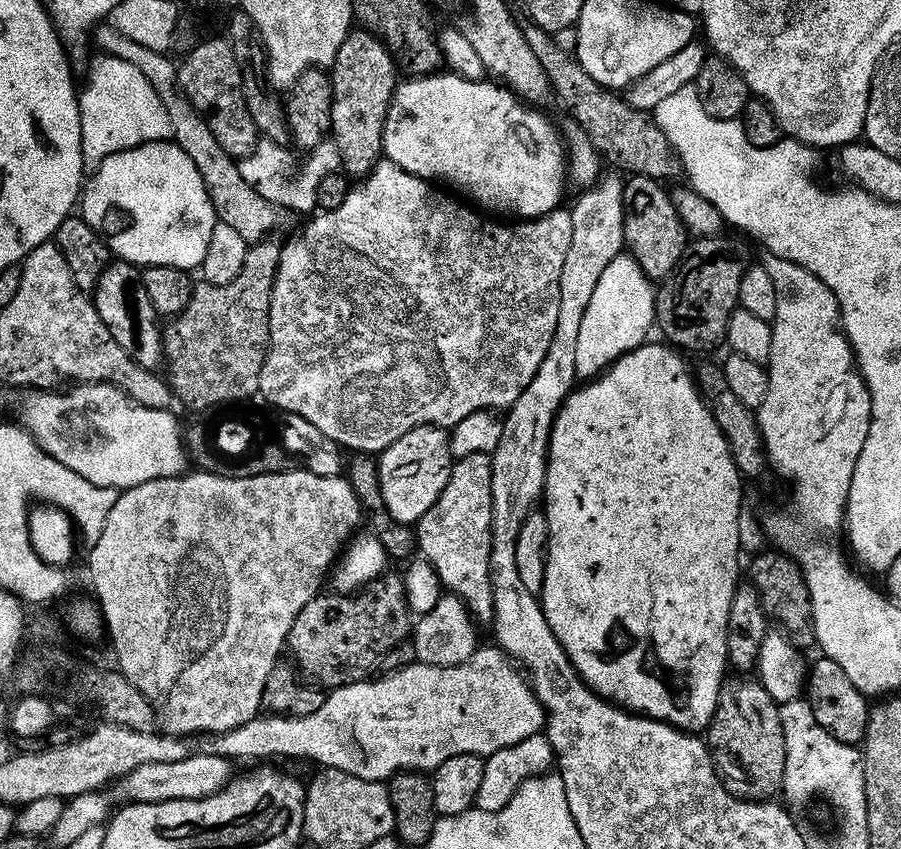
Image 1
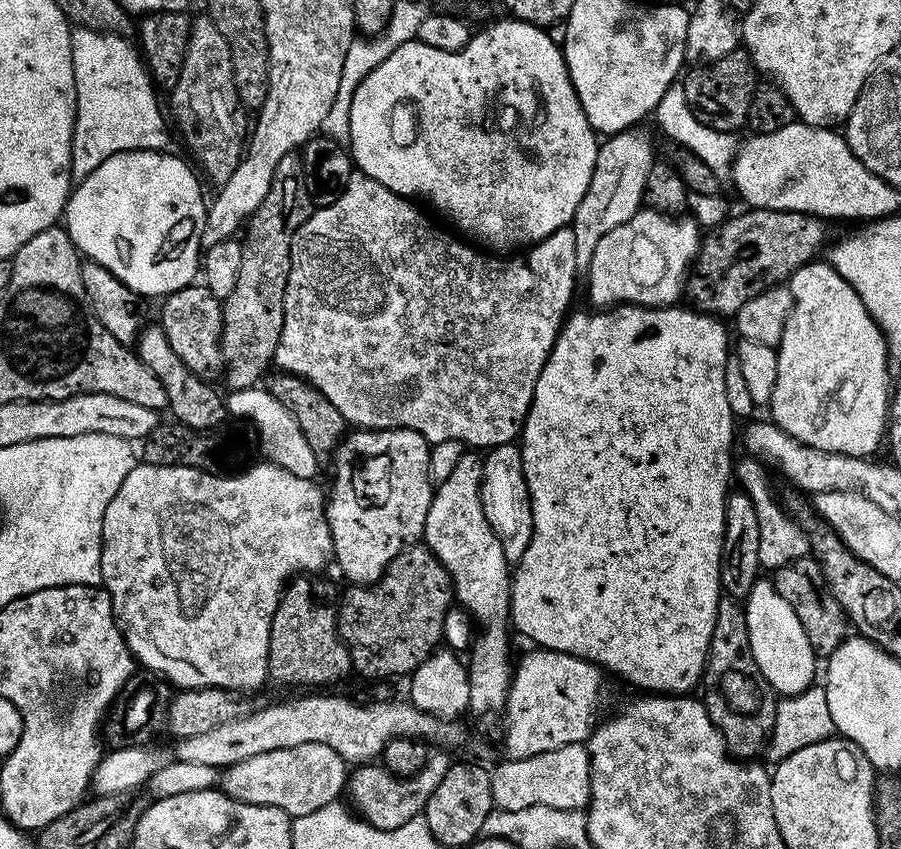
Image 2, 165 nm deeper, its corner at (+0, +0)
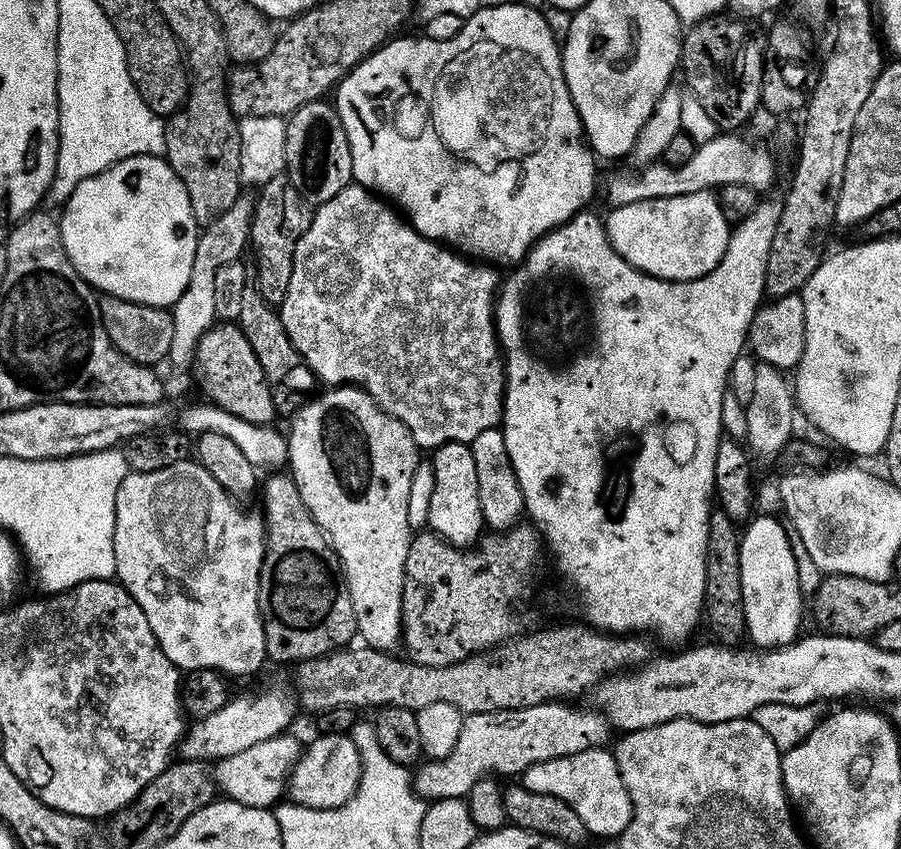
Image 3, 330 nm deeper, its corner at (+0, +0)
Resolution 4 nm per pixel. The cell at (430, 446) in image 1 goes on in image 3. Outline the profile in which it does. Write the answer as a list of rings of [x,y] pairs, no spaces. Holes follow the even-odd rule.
[[[332,386],[321,396],[313,395],[311,399],[303,403],[291,417],[292,429],[286,432],[288,441],[287,467],[290,469],[292,481],[298,486],[298,494],[302,502],[308,508],[308,512],[318,522],[318,526],[332,543],[336,556],[340,560],[340,568],[344,572],[344,581],[350,590],[350,602],[354,606],[354,618],[356,619],[356,631],[359,639],[369,648],[377,648],[379,652],[391,653],[392,648],[401,643],[402,625],[400,623],[400,611],[402,610],[402,594],[404,593],[404,569],[408,567],[408,551],[412,545],[414,530],[408,521],[408,507],[410,506],[410,481],[414,479],[414,470],[418,463],[418,449],[410,430],[398,418],[384,412],[370,398],[370,394],[362,388],[355,386]]]

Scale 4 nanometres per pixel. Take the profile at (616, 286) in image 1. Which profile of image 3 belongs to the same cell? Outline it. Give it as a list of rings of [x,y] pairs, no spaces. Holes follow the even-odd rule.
[[[712,190],[630,202],[609,213],[604,228],[616,253],[626,258],[630,266],[660,280],[697,280],[710,274],[728,245],[730,225],[717,193]]]

